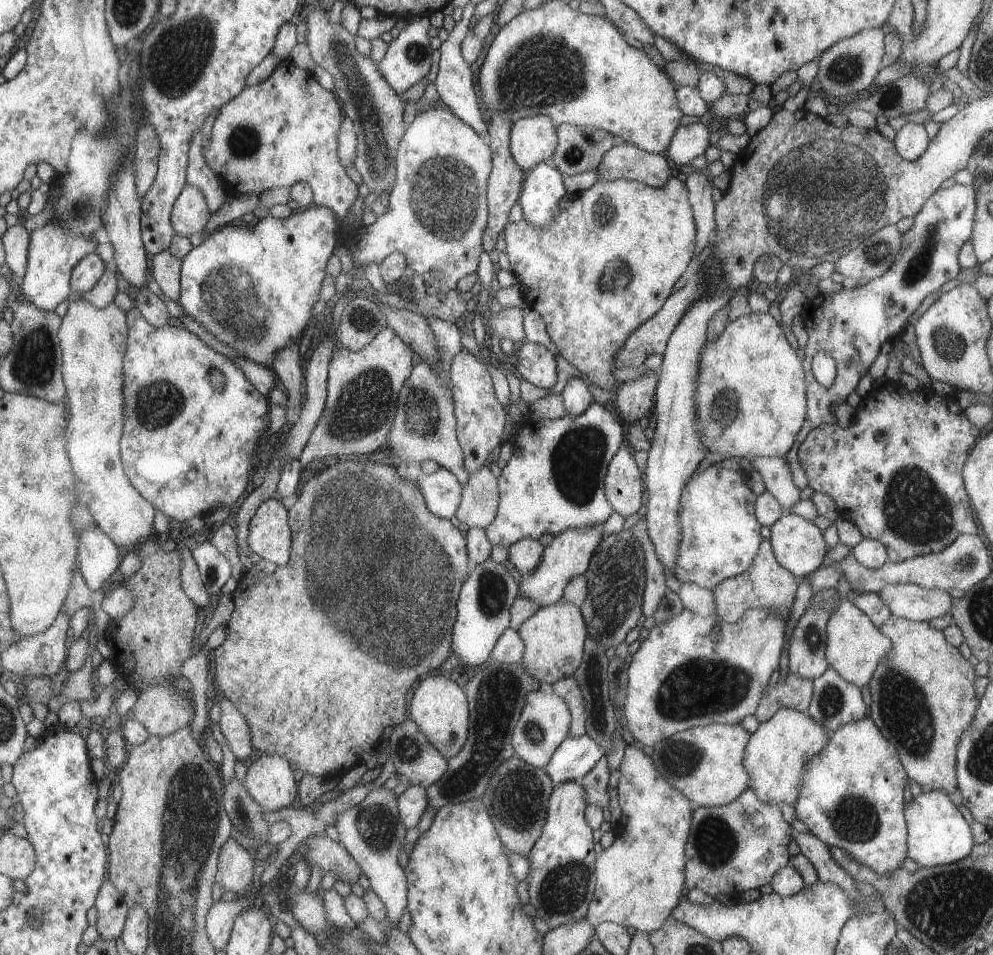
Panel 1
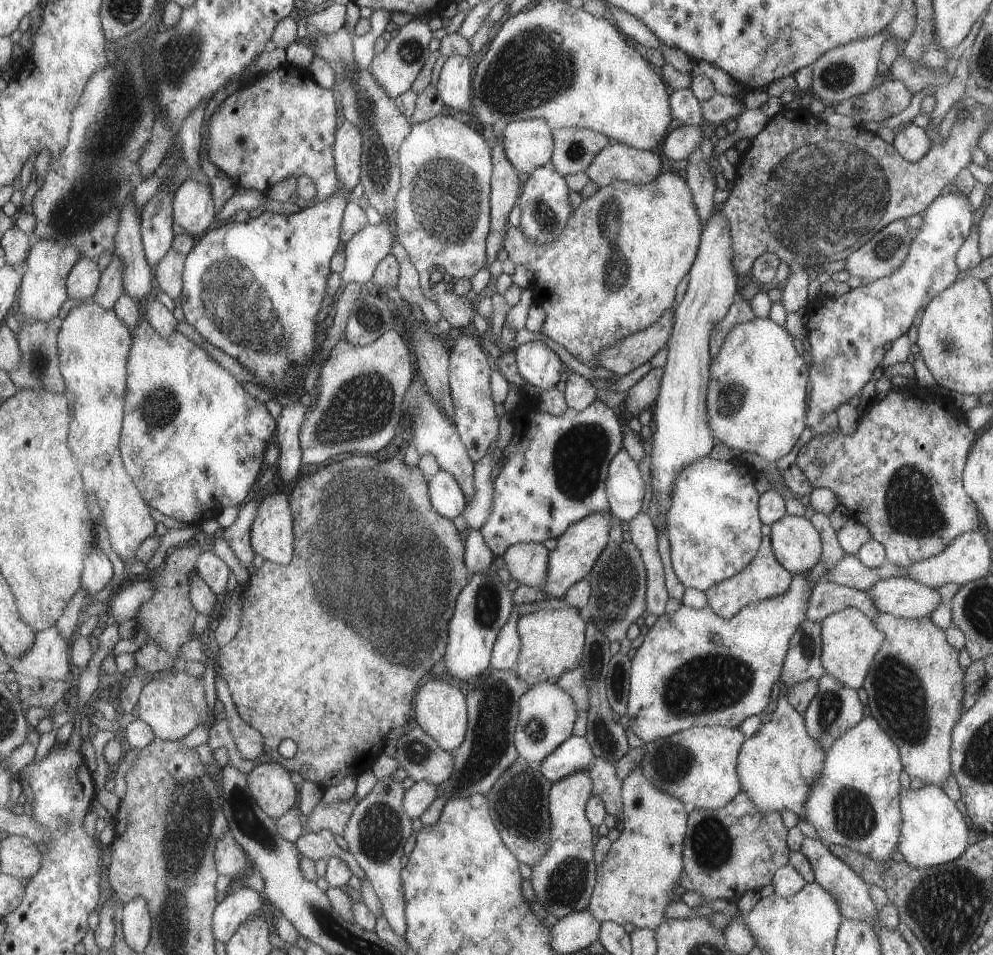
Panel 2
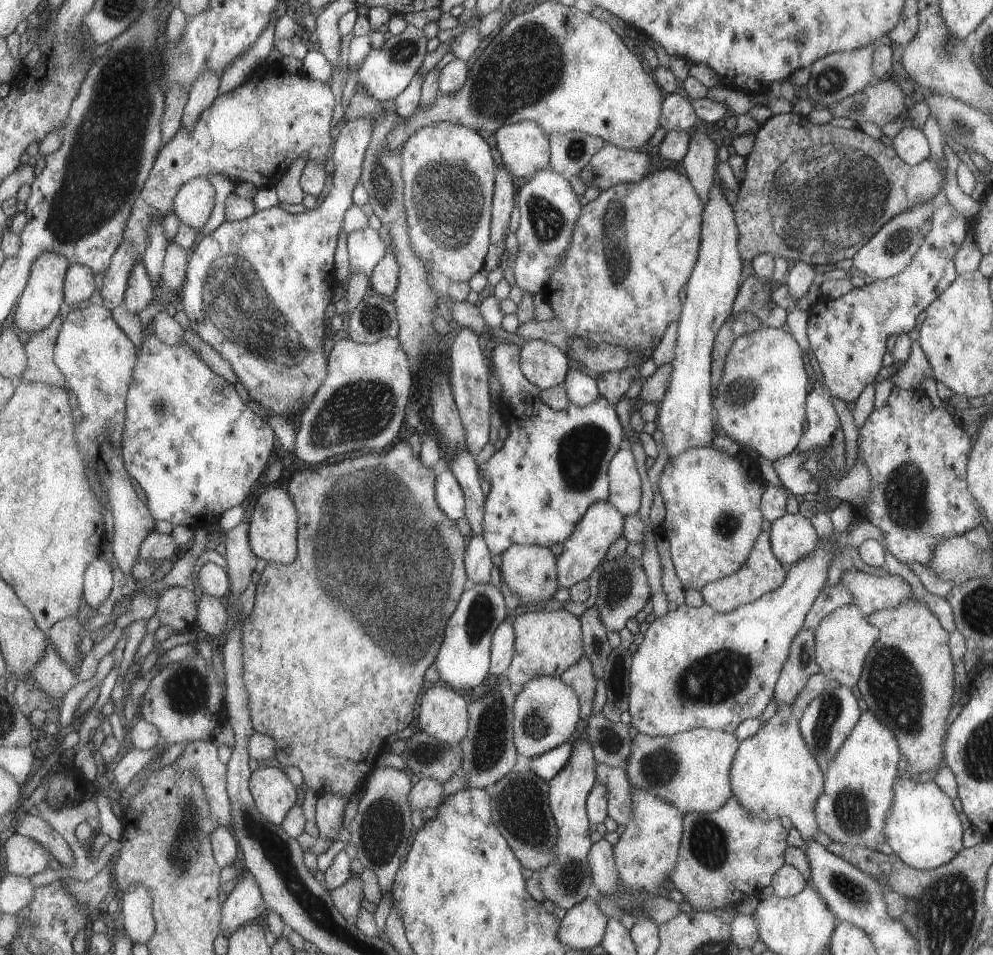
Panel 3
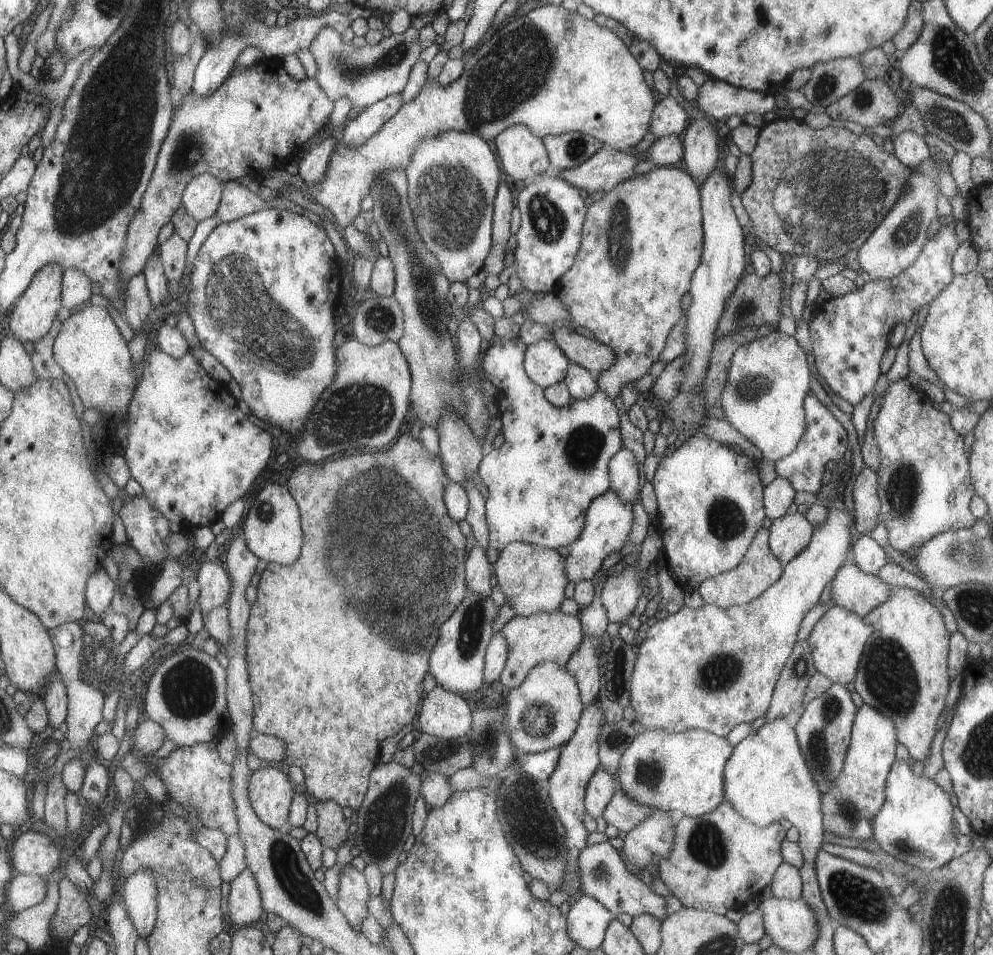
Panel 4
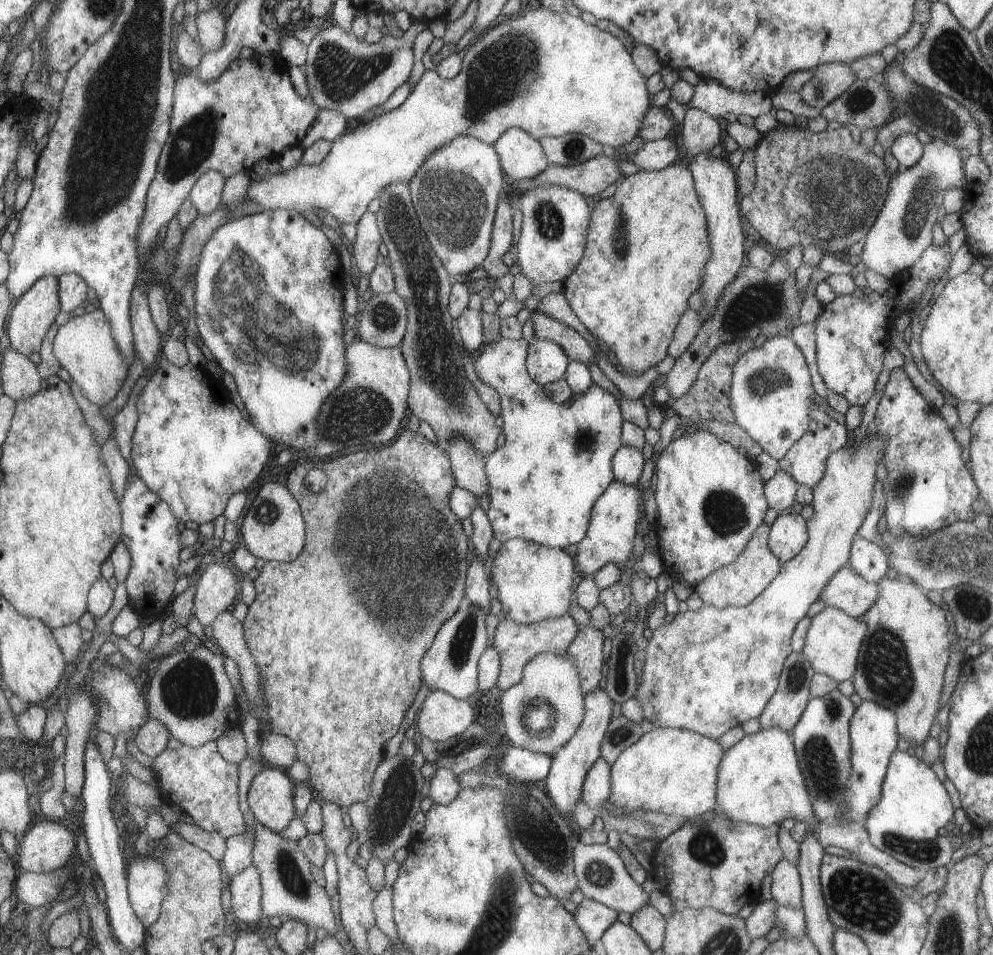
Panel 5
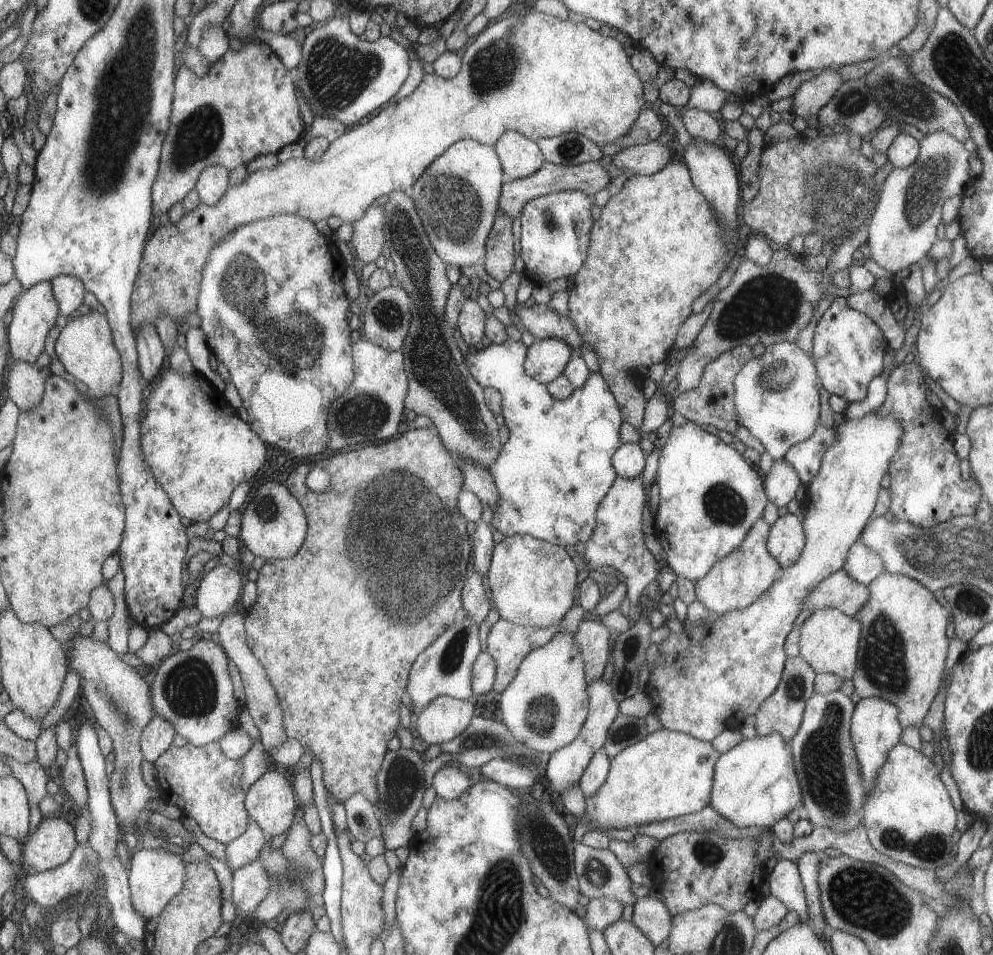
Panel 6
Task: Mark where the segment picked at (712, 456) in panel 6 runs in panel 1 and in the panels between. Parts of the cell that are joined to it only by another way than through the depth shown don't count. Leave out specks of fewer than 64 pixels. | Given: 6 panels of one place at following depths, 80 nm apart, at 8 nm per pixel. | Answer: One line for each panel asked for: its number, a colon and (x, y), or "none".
1: (719, 538)
2: (711, 522)
3: (711, 522)
4: (708, 498)
5: (709, 498)

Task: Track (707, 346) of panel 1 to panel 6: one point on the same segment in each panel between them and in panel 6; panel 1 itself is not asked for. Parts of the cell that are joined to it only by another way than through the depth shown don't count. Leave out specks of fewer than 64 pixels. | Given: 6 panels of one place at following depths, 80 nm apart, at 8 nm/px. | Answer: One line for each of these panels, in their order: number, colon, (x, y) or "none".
2: (756, 395)
3: (759, 399)
4: (763, 396)
5: (770, 393)
6: (775, 395)

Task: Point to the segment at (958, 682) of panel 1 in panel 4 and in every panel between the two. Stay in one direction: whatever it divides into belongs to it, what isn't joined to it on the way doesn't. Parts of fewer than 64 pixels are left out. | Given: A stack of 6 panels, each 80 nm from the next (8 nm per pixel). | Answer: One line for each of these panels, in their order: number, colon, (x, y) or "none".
2: (914, 674)
3: (906, 681)
4: (908, 643)

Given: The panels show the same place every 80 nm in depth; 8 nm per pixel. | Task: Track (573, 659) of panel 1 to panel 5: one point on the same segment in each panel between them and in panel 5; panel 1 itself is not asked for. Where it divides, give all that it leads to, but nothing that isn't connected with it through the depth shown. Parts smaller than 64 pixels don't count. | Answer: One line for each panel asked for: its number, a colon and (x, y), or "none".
2: (551, 641)
3: (545, 642)
4: (554, 637)
5: (516, 644)

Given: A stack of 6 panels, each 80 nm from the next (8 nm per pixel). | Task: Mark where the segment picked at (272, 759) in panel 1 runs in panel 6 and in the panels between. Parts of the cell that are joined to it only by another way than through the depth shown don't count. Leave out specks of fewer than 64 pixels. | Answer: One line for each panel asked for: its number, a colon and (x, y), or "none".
2: (271, 784)
3: (275, 794)
4: (271, 791)
5: (271, 796)
6: (270, 800)

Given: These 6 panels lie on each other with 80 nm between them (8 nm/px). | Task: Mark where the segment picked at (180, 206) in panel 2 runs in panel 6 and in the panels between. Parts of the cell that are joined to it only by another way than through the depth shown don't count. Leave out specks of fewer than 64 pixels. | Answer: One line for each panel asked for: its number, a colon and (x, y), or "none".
3: (194, 204)
4: (202, 198)
5: (207, 195)
6: (214, 182)

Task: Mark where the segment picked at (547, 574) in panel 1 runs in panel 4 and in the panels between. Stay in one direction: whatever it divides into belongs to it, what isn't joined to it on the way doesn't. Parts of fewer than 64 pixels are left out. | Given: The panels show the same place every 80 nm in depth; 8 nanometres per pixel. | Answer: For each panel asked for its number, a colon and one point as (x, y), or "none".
2: (578, 548)
3: (582, 551)
4: (608, 521)

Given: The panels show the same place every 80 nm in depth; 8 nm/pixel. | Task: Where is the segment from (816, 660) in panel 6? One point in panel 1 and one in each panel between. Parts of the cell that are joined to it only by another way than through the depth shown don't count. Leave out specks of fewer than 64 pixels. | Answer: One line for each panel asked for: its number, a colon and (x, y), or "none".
1: (855, 646)
2: (849, 639)
3: (843, 638)
4: (837, 639)
5: (832, 640)

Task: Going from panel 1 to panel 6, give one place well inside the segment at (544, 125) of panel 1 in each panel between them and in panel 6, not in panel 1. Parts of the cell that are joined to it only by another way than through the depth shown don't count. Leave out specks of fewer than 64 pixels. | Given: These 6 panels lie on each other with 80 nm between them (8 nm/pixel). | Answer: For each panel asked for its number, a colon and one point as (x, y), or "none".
2: (528, 144)
3: (522, 147)
4: (523, 156)
5: (522, 156)
6: (520, 157)

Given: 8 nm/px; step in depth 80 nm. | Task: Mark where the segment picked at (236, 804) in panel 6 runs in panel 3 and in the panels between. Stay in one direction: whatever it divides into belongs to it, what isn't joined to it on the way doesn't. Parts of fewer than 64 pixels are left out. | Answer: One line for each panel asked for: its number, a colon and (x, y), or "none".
3: (200, 757)
4: (197, 777)
5: (200, 781)

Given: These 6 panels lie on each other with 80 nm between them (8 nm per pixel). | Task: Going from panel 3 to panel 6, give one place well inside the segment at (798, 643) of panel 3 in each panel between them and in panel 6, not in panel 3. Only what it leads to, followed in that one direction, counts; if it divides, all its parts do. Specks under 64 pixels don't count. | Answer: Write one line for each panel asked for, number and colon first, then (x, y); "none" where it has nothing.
4: (788, 695)
5: (789, 700)
6: (782, 712)

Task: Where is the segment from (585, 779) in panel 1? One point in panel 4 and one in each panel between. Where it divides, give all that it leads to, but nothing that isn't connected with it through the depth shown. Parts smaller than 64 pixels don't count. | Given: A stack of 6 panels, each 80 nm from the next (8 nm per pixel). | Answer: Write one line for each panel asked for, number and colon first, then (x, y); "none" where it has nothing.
2: (605, 784)
3: (619, 805)
4: (623, 813)

